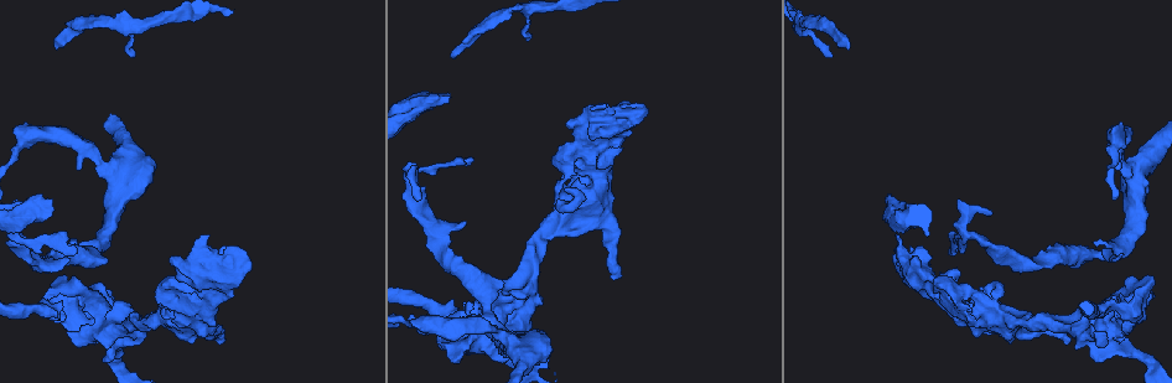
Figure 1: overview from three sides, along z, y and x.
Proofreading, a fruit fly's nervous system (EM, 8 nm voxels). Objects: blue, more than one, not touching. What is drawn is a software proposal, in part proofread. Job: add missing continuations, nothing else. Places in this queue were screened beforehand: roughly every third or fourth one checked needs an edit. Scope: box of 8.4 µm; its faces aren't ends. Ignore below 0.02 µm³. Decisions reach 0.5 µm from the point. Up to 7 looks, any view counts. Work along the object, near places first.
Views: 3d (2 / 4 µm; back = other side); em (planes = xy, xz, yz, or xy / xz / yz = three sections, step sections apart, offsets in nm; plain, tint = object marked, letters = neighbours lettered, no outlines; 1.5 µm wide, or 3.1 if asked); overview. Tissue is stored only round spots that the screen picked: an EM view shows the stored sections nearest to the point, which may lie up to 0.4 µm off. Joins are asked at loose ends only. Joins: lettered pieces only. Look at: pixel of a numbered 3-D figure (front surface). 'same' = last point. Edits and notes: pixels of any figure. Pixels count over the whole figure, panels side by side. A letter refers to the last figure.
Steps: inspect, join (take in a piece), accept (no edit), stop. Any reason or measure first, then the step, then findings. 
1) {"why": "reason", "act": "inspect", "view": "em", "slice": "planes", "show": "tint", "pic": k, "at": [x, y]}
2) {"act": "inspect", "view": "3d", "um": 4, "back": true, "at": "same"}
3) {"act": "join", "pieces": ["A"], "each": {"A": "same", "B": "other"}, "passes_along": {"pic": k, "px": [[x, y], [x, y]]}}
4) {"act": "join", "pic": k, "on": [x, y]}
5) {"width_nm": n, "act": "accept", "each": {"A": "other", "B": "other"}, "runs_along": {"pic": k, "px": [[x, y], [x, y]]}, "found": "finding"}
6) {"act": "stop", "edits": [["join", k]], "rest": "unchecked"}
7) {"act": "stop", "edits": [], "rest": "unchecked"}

{"why": "branch stops here", "act": "inspect", "view": "3d", "um": 4, "pic": 1, "at": [527, 38]}

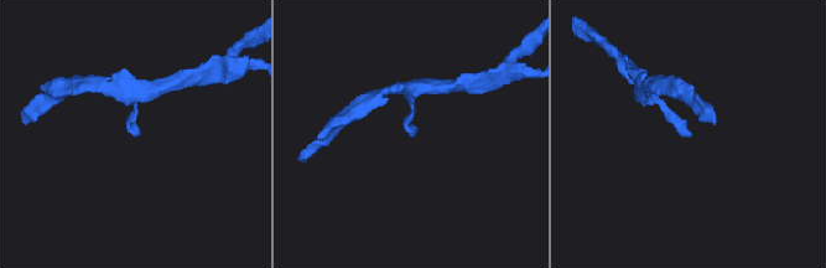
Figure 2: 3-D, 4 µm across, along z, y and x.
{"act": "inspect", "view": "em", "slice": "xz", "step": 8, "show": "letters", "pic": 2, "at": [689, 135]}

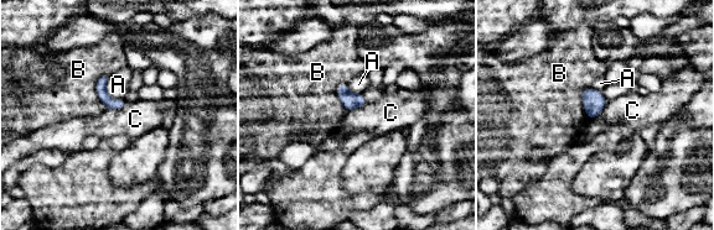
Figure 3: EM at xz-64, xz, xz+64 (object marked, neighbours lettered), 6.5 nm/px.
{"act": "accept", "each": {"A": "other", "B": "other", "C": "other"}, "border": {"pic": 3, "px": [[107, 77], [107, 93], [120, 100]]}, "found": "none of them fits"}

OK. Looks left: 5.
{"why": "an open end", "act": "inspect", "view": "em", "slice": "planes", "show": "letters", "pic": 1, "at": [619, 276]}

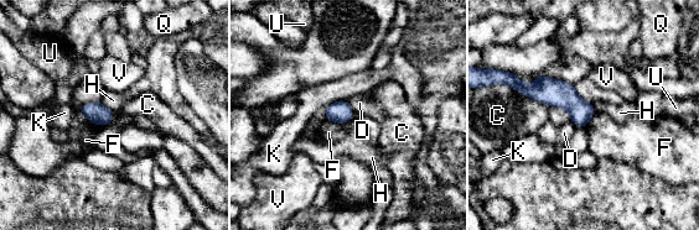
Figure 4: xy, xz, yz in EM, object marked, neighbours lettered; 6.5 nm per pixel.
{"width_nm": 140, "act": "accept", "each": {"C": "other", "D": "other", "F": "other", "H": "other", "K": "other", "Q": "other", "U": "other", "V": "other"}, "border": {"pic": 4, "px": [[101, 102], [117, 115]]}, "found": "none of them fits"}

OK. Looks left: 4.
{"why": "an open end", "act": "inspect", "view": "em", "slice": "xy", "step": 4, "show": "tint", "pic": 1, "at": [68, 258]}

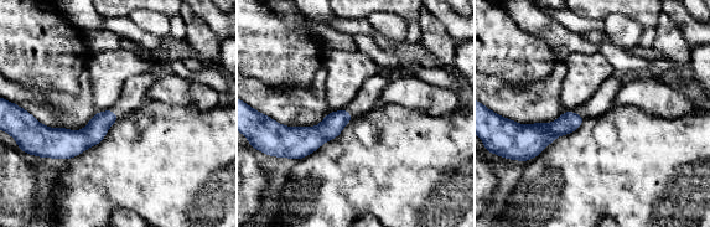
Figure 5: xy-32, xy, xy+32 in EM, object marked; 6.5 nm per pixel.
{"act": "inspect", "view": "em", "slice": "planes", "show": "tint", "at": "same"}

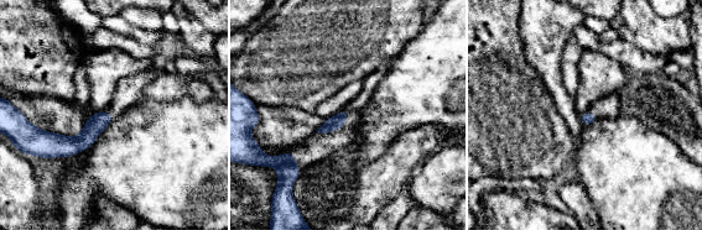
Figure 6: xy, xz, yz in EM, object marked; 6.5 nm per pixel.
{"act": "inspect", "view": "em", "slice": "planes", "show": "letters", "at": "same"}

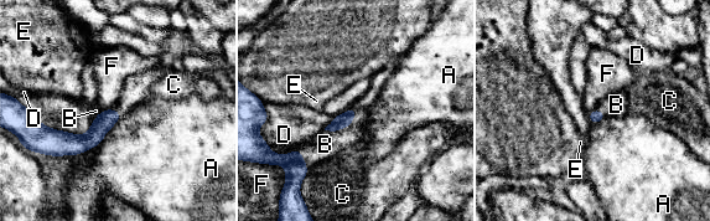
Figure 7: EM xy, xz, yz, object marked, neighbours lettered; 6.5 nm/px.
{"act": "join", "pieces": ["B"], "each": {"A": "other", "B": "same", "C": "other", "D": "other", "E": "other", "F": "other"}, "passes_along": {"pic": 7, "px": [[345, 119], [345, 127], [325, 144]]}, "found": "the cell continues"}

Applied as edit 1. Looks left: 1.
{"act": "stop", "edits": [["join", 7]], "rest": "unchecked"}

